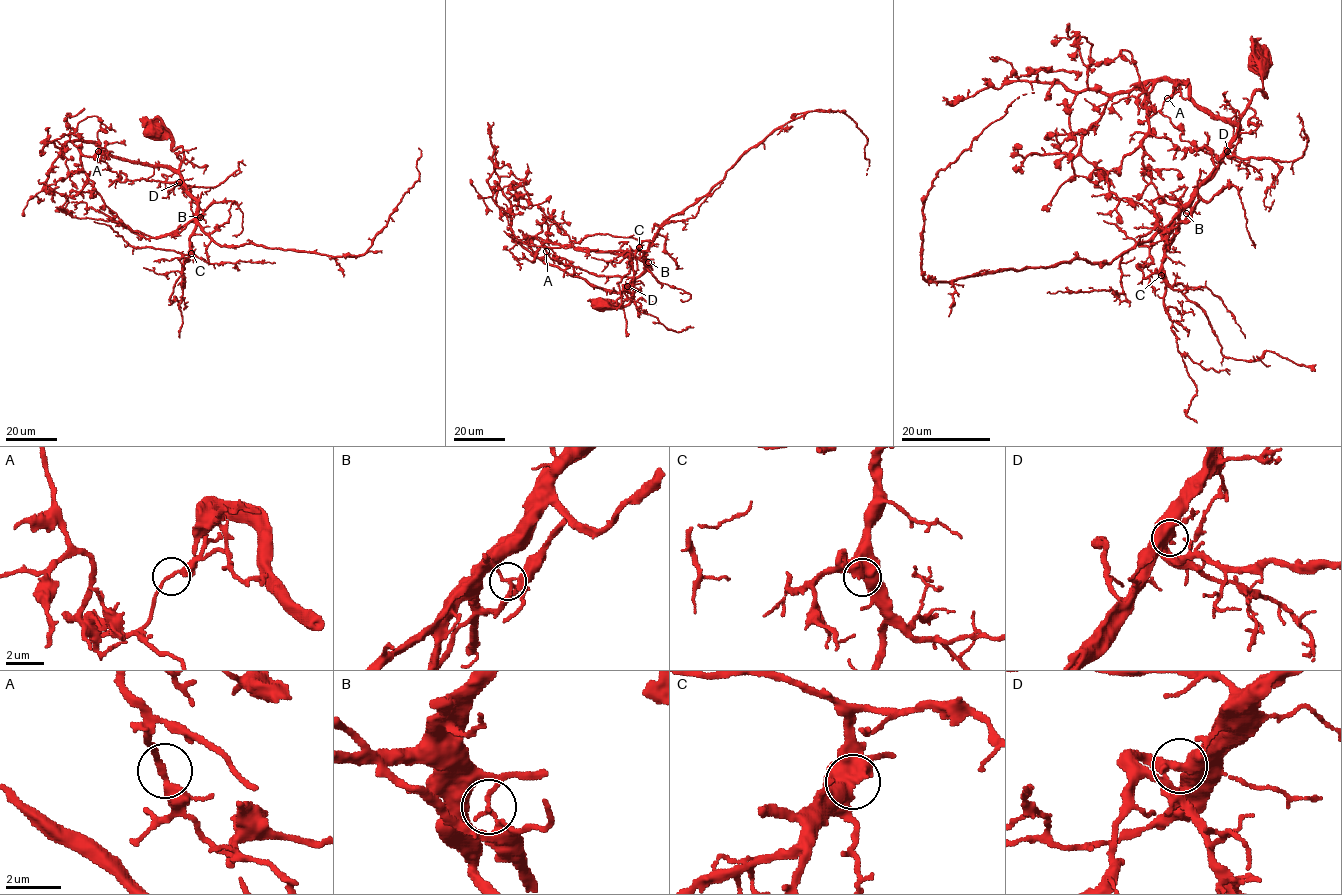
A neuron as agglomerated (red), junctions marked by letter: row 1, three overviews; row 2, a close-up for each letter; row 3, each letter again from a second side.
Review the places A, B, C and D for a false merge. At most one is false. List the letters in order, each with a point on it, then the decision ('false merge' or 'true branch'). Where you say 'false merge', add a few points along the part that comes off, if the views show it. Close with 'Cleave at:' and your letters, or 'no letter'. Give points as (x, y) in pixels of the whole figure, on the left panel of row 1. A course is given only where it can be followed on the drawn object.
A: at (98, 151); true branch
B: at (200, 217); false merge; foreign part runs (200, 217), (179, 232), (158, 238), (144, 238), (107, 218)
C: at (191, 253); true branch
D: at (179, 182); true branch
Cleave at: B

